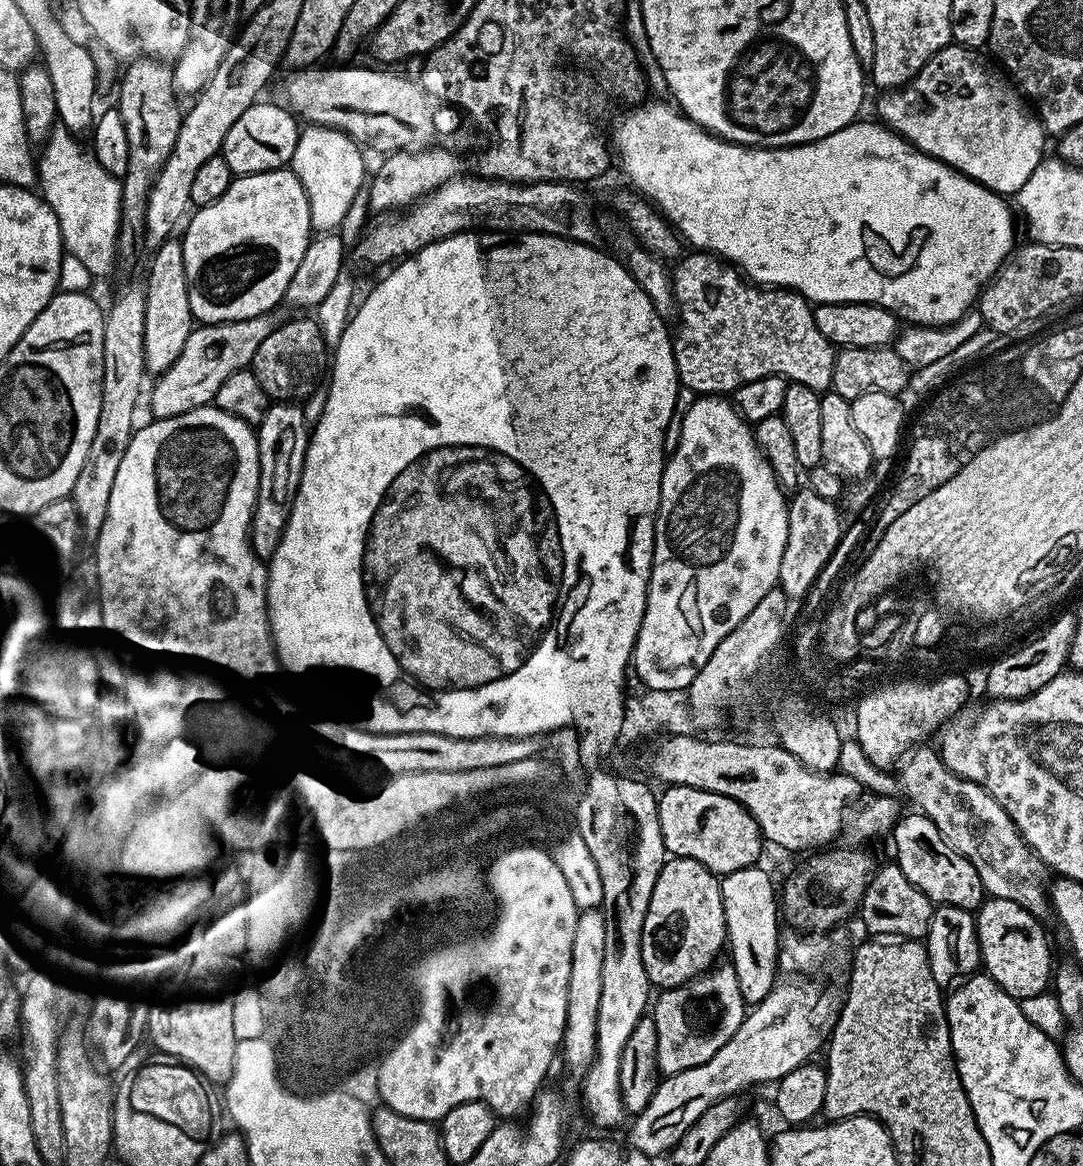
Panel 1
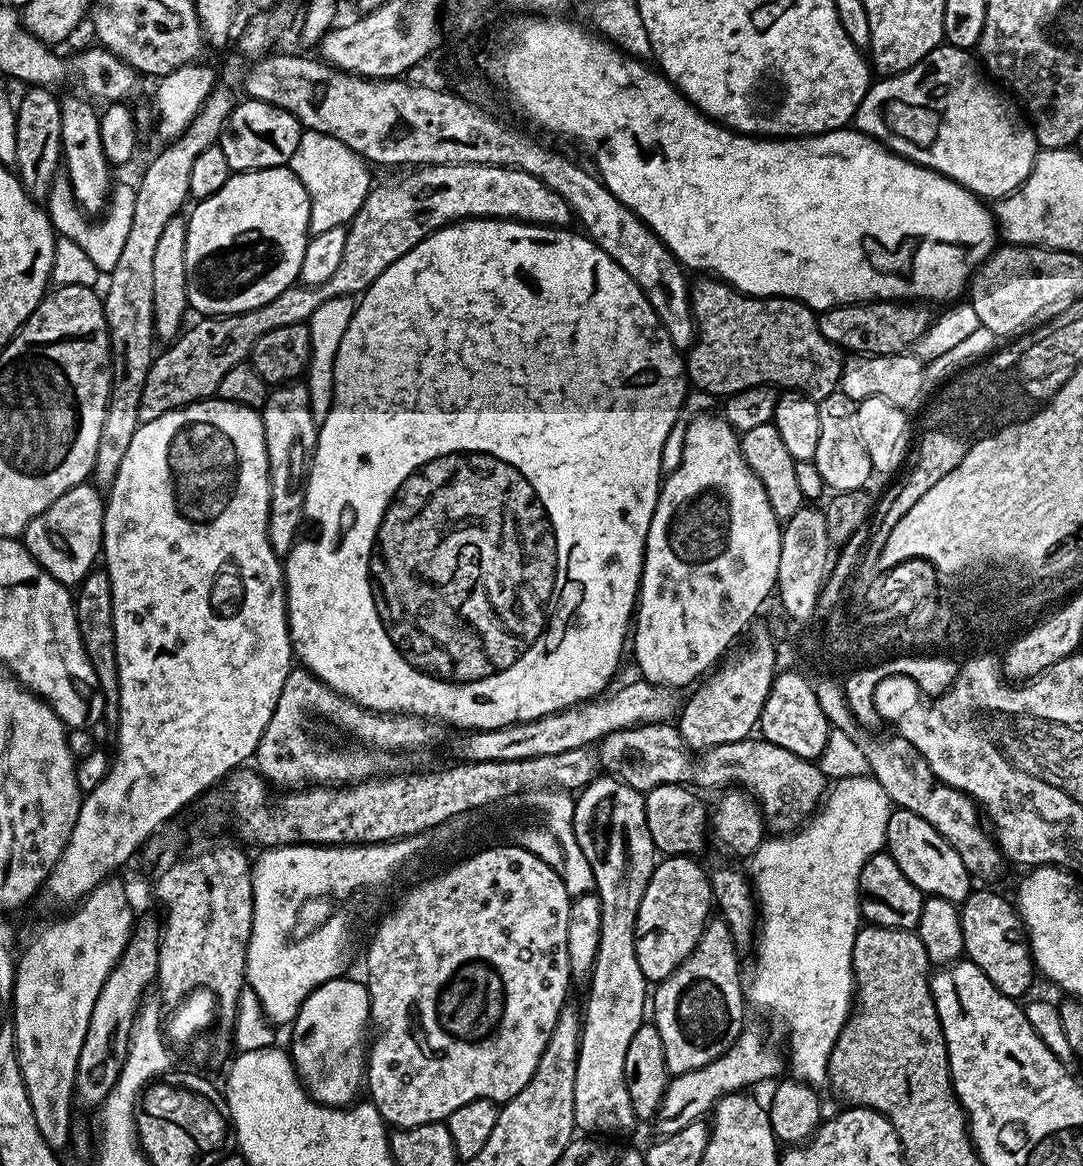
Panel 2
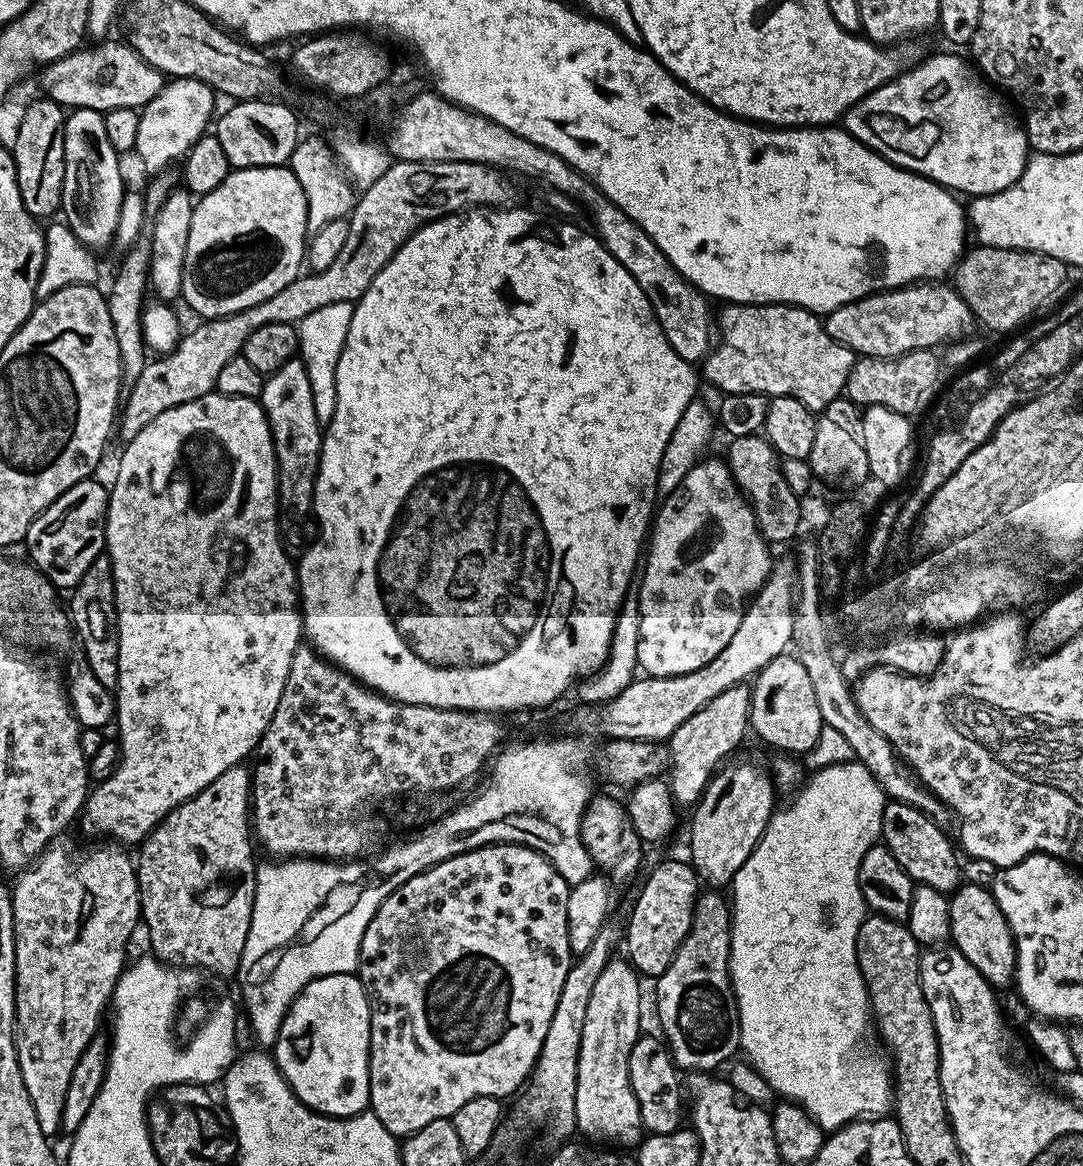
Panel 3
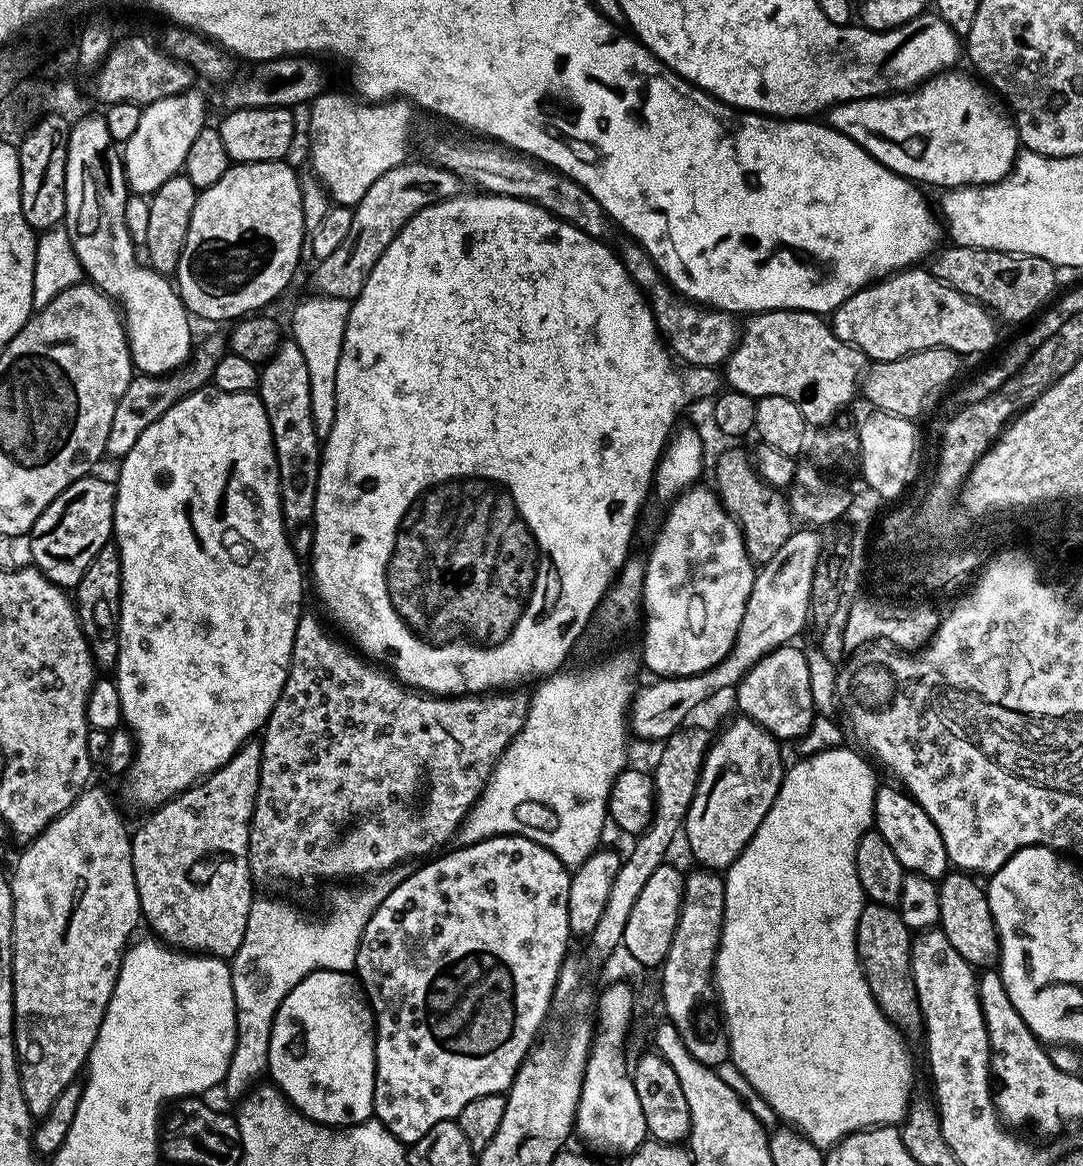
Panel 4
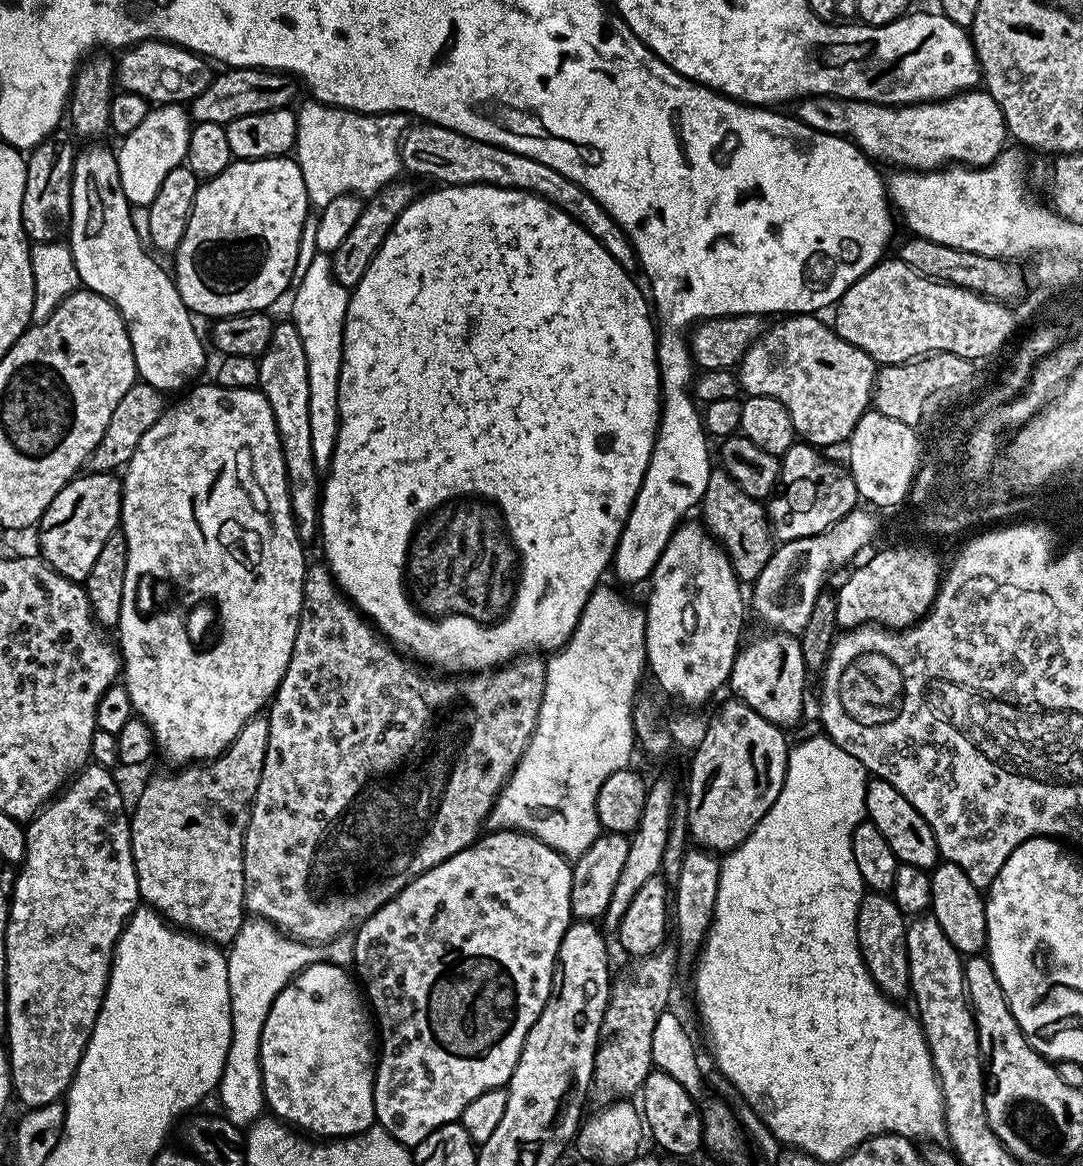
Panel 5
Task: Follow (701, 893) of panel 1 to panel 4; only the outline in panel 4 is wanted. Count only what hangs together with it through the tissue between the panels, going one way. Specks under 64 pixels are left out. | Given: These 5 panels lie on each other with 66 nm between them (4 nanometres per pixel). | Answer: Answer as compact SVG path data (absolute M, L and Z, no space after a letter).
M671 862L662 863L646 881L634 908L626 921L623 951L628 951L634 959L646 967L663 965L674 938L674 930L680 913L680 899L684 893L684 876Z

